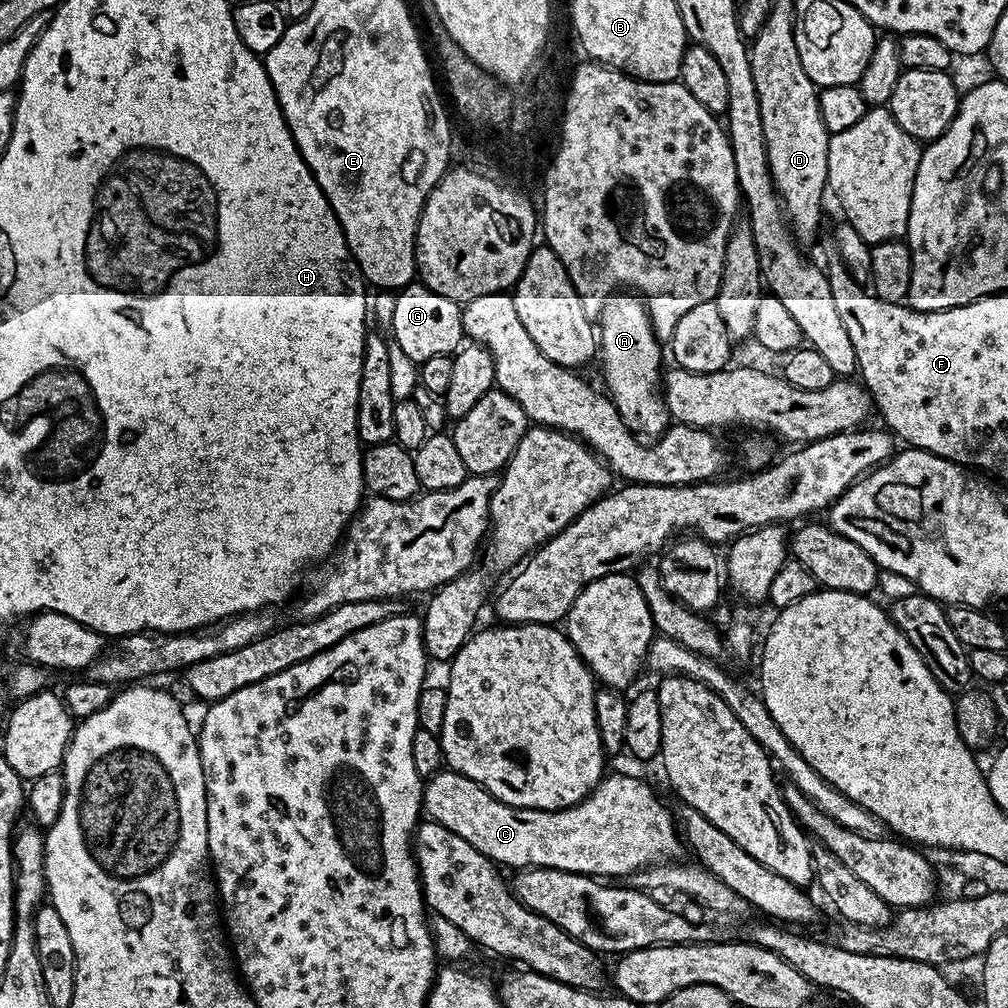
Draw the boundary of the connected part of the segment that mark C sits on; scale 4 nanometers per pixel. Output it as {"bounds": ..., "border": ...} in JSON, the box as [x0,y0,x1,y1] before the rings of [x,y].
{"bounds":[423,770,682,878],"border":[[[441,770],[431,777],[424,786],[424,806],[423,811],[428,812],[435,823],[446,826],[446,830],[450,830],[454,834],[458,834],[458,838],[466,838],[466,842],[470,842],[470,846],[474,846],[474,850],[478,850],[482,854],[486,854],[486,858],[490,858],[497,865],[503,866],[505,869],[523,870],[526,868],[553,868],[554,870],[562,870],[563,872],[576,872],[579,876],[590,876],[593,878],[616,878],[612,876],[628,876],[640,871],[642,868],[651,868],[653,864],[661,862],[672,862],[677,859],[676,856],[680,852],[680,844],[682,848],[682,836],[678,831],[677,821],[674,819],[674,812],[671,812],[666,805],[660,801],[660,796],[647,784],[644,780],[639,780],[636,776],[623,776],[622,773],[616,772],[605,775],[596,784],[596,788],[590,793],[585,800],[579,800],[574,806],[569,808],[559,808],[551,812],[550,810],[538,810],[537,808],[512,808],[506,802],[502,802],[498,798],[494,798],[488,791],[478,782],[474,782],[470,778],[466,778],[462,774],[451,770]]]}

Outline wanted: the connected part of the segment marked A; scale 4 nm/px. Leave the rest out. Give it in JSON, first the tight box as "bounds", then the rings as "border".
{"bounds":[598,294,670,442],"border":[[[617,294],[605,302],[598,317],[598,360],[604,363],[604,380],[608,383],[606,392],[618,410],[622,422],[626,422],[628,429],[641,442],[659,440],[670,427],[668,405],[665,404],[662,395],[660,348],[661,341],[656,338],[656,331],[652,329],[652,319],[648,316],[645,301],[639,295]]]}

